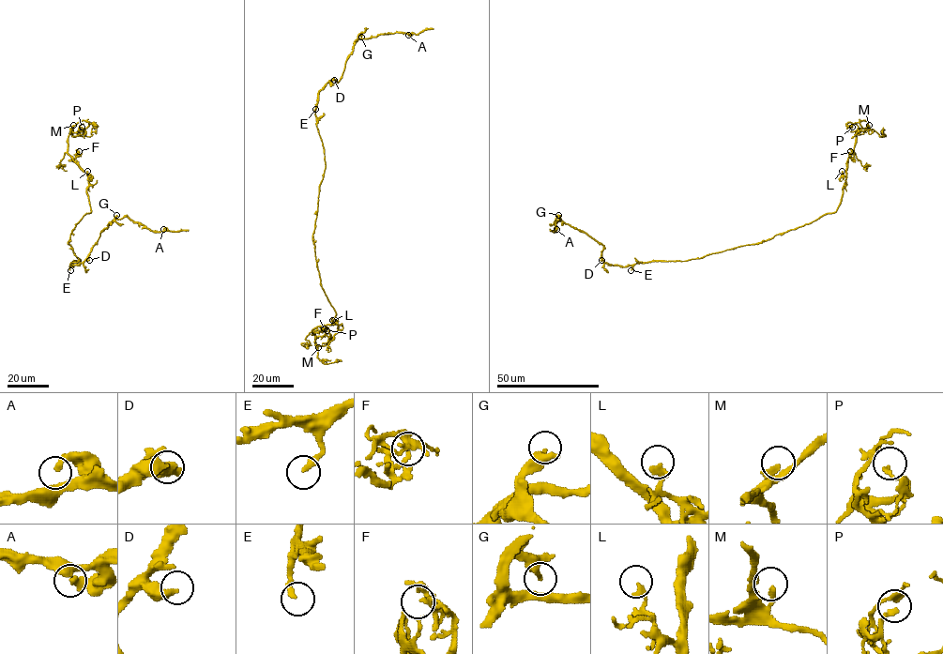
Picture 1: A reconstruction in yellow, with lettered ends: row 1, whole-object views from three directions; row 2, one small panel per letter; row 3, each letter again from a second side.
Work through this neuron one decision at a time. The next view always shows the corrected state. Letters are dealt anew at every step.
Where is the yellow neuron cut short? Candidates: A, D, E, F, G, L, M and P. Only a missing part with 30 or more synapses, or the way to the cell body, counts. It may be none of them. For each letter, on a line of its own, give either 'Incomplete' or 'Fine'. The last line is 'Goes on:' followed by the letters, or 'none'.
A: Fine
D: Fine
E: Fine
F: Fine
G: Fine
L: Fine
M: Incomplete
P: Fine
Goes on: M

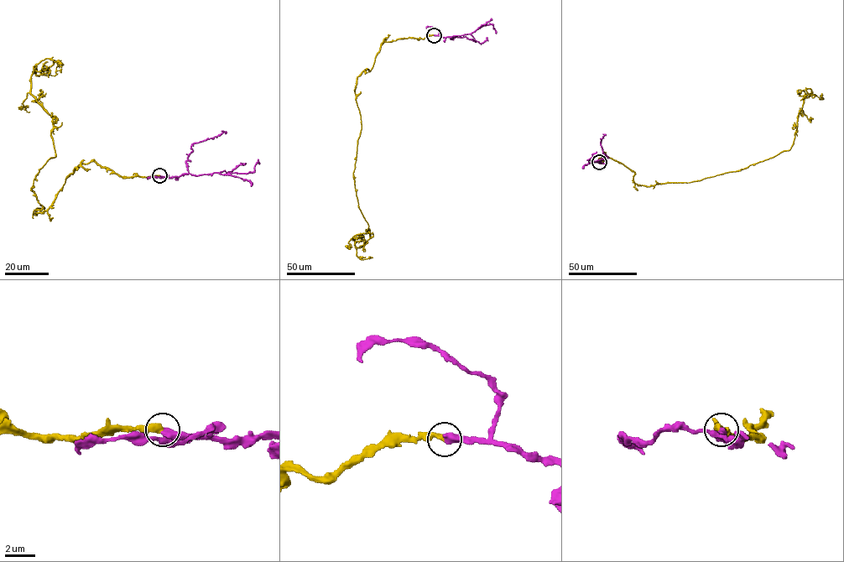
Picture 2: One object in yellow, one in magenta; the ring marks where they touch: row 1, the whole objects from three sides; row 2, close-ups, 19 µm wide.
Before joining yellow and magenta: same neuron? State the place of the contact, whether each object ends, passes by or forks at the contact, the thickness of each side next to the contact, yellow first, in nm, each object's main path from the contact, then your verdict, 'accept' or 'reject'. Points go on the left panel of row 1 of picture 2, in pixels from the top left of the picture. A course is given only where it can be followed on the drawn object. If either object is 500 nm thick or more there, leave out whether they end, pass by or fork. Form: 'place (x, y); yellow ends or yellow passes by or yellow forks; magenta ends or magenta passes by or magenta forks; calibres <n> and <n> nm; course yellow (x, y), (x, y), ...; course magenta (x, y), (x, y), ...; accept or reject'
place (159, 175); calibres 360 and 550 nm; course yellow (159, 176), (80, 163), (33, 213), (44, 208), (33, 180), (55, 154), (31, 74), (59, 67); course magenta (159, 176), (252, 173), (257, 158); accept

